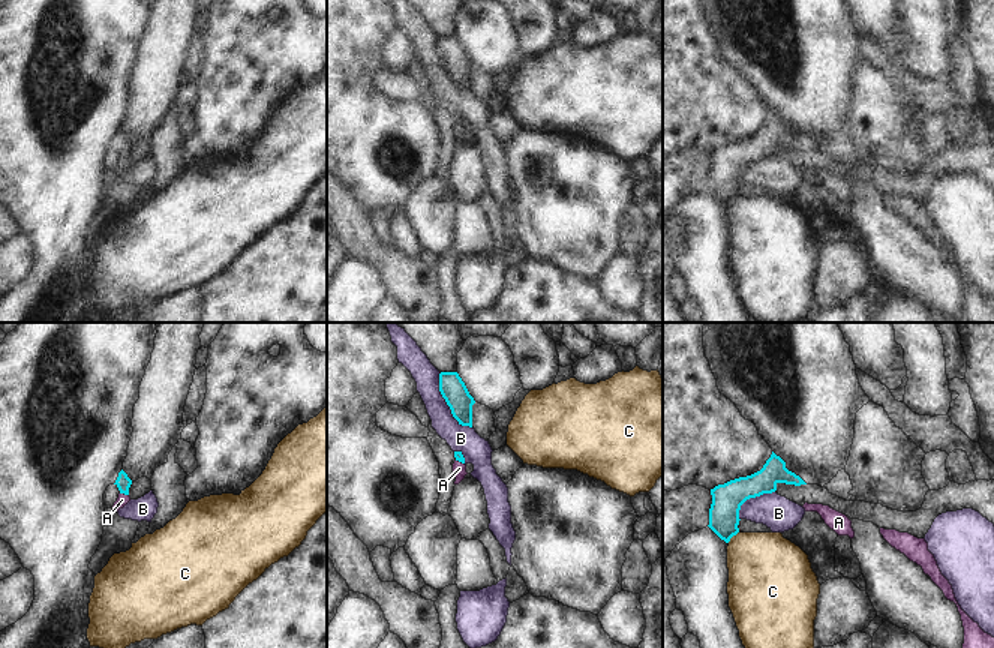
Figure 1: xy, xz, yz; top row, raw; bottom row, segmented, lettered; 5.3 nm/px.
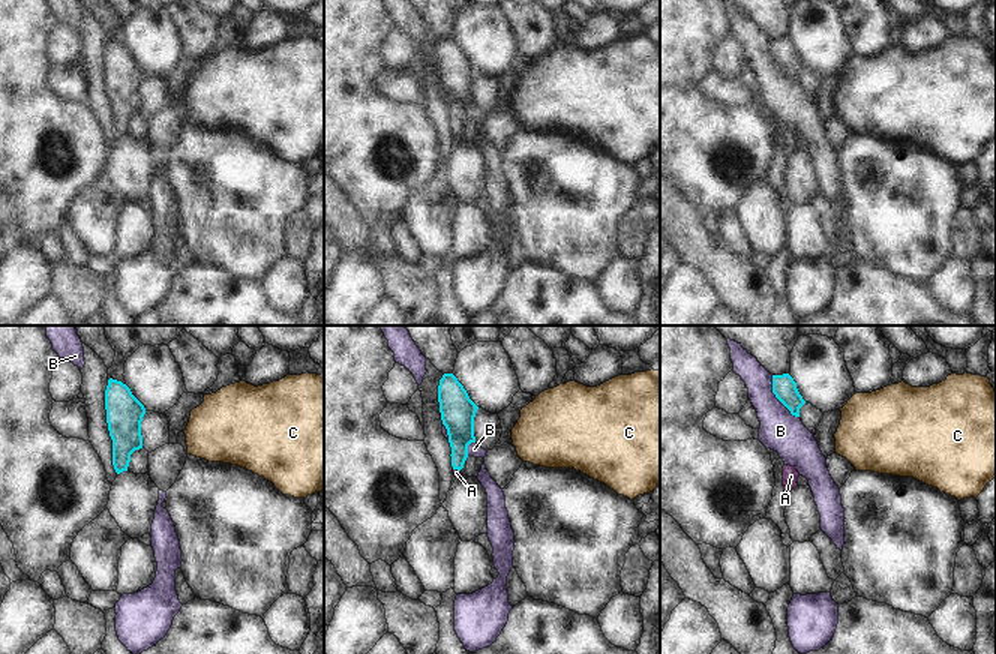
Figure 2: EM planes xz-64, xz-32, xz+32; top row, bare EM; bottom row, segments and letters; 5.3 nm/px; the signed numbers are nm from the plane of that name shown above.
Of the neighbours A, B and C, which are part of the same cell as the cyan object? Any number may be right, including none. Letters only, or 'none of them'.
A

